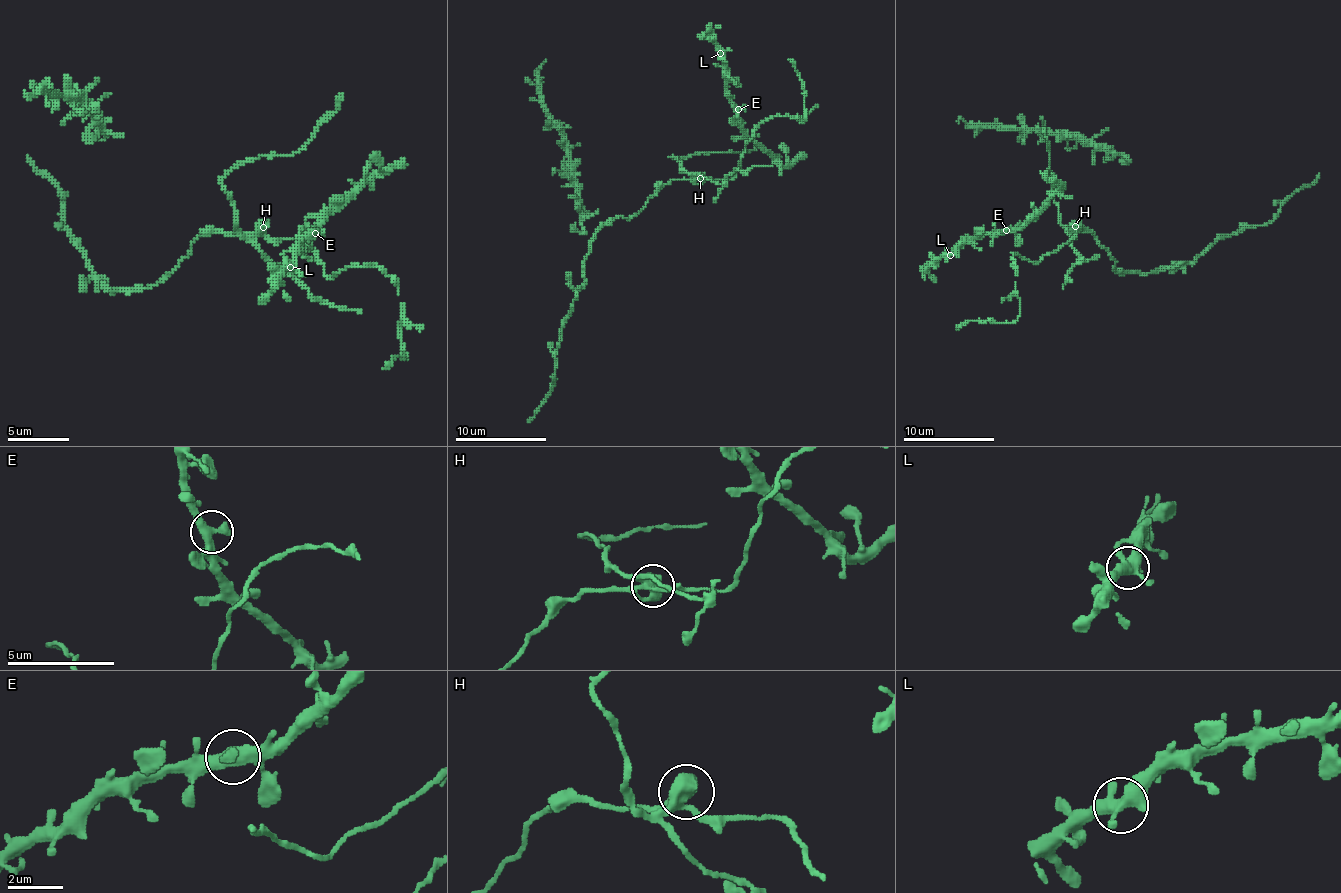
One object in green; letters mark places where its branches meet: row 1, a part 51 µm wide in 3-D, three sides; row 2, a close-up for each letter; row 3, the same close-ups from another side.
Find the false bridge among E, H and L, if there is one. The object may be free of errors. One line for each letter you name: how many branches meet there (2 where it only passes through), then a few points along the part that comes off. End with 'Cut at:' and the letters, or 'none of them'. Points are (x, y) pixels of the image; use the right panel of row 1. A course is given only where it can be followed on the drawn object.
H: 3 branches meet; foreign part runs (1074, 225), (1070, 232), (1061, 223), (1049, 173), (1049, 144), (1042, 128)
Cut at: H

